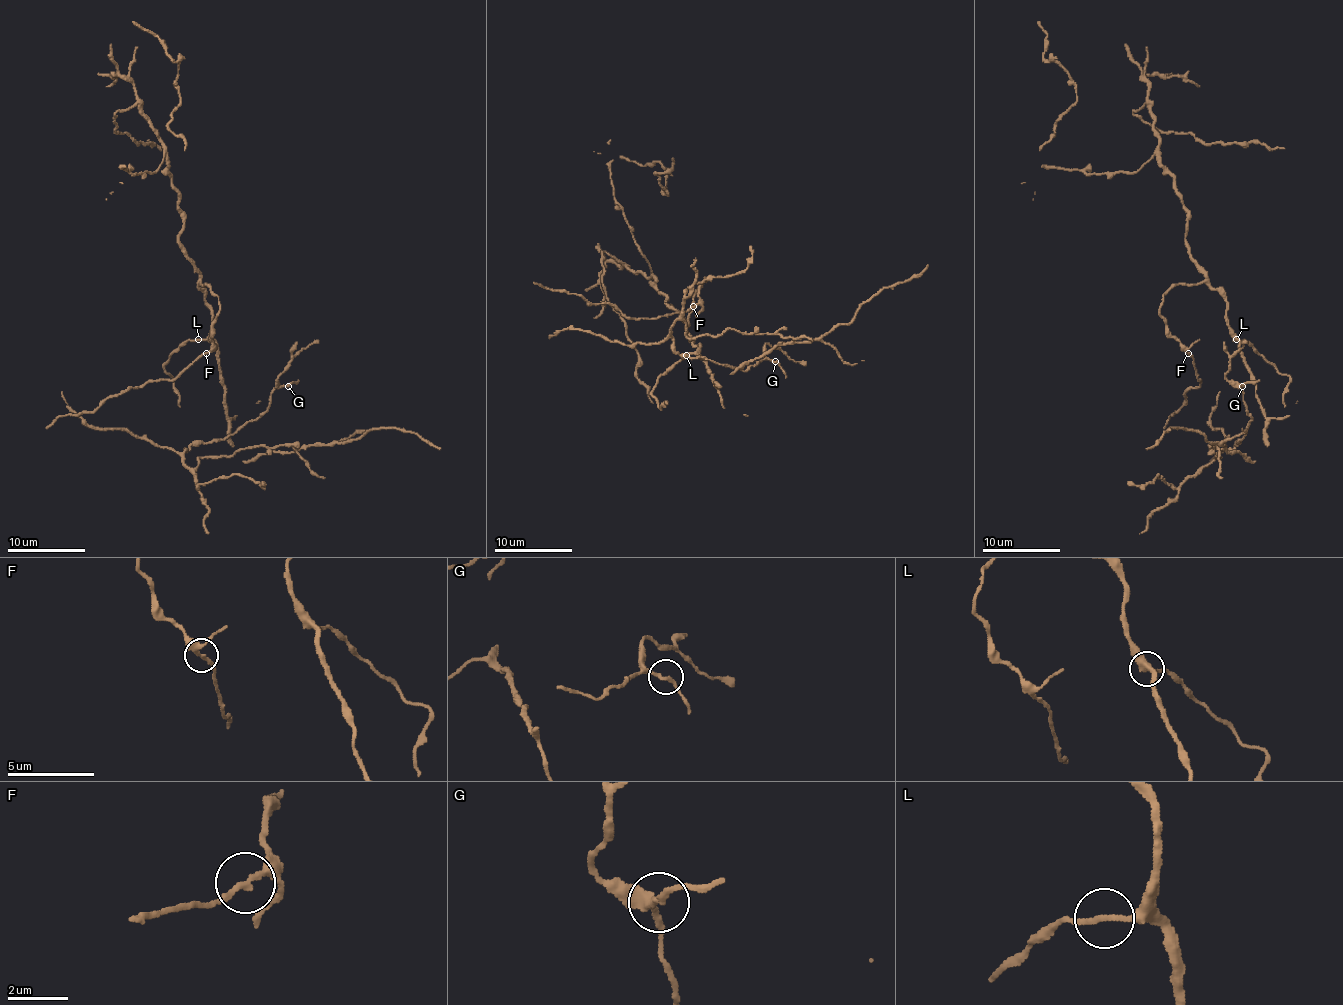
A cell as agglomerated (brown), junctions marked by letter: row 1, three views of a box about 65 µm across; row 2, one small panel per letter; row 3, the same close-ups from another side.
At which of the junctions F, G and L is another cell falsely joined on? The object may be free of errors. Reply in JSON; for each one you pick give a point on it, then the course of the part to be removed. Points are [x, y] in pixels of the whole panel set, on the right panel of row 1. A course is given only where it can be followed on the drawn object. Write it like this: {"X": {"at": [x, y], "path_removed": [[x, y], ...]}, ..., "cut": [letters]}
{"cut": []}

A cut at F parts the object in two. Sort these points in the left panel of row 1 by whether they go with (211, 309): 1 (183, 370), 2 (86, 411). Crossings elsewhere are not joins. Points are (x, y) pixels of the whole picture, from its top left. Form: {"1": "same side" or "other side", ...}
{"1": "other side", "2": "other side"}

